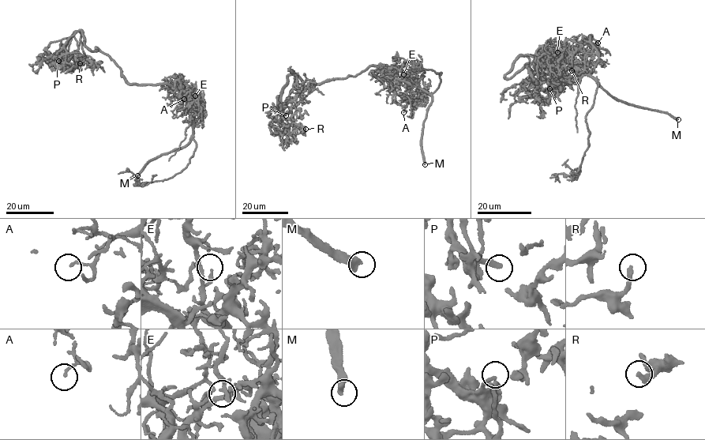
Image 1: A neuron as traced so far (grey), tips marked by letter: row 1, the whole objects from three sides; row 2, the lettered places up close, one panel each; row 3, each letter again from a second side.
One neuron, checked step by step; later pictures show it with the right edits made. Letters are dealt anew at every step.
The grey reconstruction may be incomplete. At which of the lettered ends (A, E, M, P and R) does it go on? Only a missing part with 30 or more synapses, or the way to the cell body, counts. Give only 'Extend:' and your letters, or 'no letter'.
Extend: M

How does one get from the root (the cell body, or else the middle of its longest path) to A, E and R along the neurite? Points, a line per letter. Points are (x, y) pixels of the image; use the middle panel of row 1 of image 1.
A: (365, 69), (370, 66), (380, 67), (405, 80), (411, 90), (417, 90), (412, 97), (407, 99), (403, 112)
E: (365, 69), (370, 66), (380, 67), (403, 80), (403, 74)
R: (365, 69), (301, 90), (301, 80), (287, 76), (279, 105), (283, 129), (280, 139), (290, 140), (305, 129)

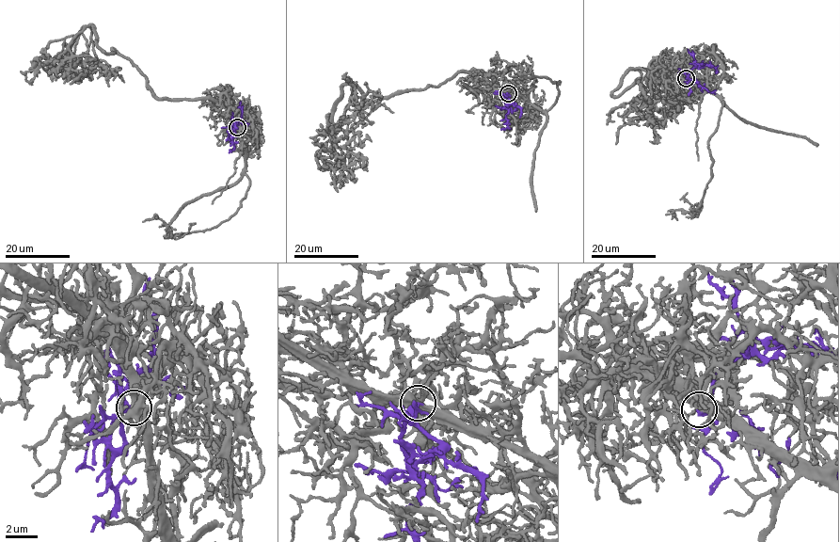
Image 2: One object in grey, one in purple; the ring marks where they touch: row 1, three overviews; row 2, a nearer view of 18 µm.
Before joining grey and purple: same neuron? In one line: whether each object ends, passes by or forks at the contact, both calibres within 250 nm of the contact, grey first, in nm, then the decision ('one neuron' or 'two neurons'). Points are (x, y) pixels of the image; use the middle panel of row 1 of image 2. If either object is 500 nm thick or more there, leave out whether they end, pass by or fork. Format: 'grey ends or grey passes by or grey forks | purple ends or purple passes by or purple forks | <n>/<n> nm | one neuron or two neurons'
grey passes by | purple ends | 440/440 nm | one neuron

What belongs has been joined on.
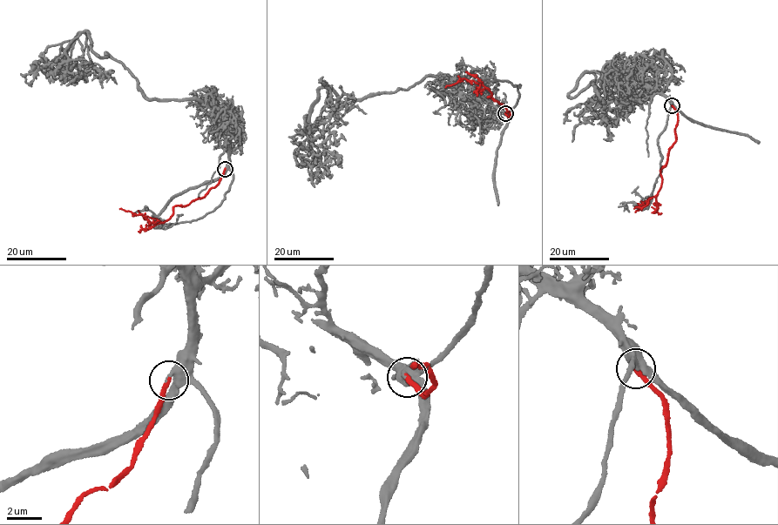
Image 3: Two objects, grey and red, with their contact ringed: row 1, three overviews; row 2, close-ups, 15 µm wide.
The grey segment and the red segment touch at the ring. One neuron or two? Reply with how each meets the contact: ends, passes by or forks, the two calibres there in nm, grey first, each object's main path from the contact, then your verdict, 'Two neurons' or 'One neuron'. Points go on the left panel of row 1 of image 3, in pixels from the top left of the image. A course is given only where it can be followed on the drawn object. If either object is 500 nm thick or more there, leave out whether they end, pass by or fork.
At the ring grey ends. At the ring red ends. Thickness 320 nm (grey) against 300 nm. Course of grey: (226, 169), (213, 108), (147, 97), (123, 63), (94, 53), (87, 32), (48, 47), (33, 71). Course of red: (225, 169), (219, 183), (206, 195), (186, 205), (176, 205), (172, 216), (163, 222), (119, 208). One neuron

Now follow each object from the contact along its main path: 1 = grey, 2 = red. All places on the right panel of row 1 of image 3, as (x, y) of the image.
1: (672, 105), (627, 74), (600, 84), (604, 102), (591, 81), (570, 97), (584, 73), (631, 97), (610, 125)
2: (672, 105), (677, 112), (676, 138), (660, 170), (662, 182), (657, 194), (638, 206), (639, 209)

